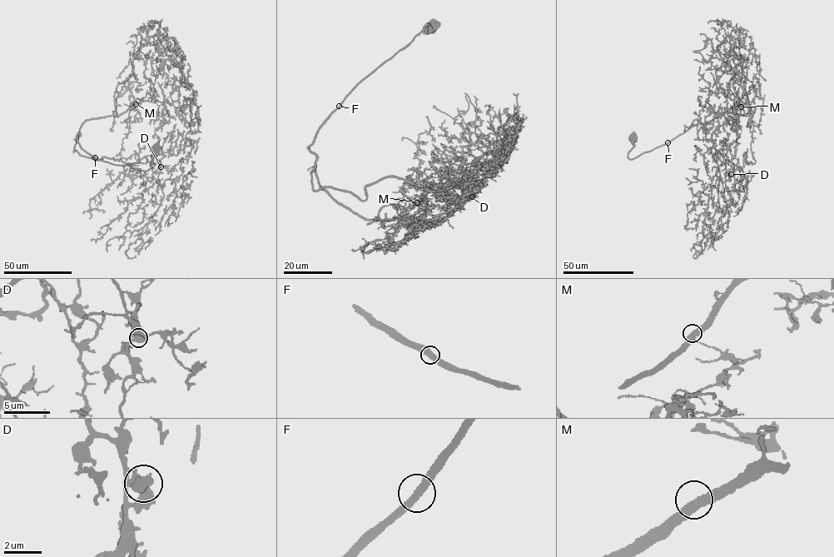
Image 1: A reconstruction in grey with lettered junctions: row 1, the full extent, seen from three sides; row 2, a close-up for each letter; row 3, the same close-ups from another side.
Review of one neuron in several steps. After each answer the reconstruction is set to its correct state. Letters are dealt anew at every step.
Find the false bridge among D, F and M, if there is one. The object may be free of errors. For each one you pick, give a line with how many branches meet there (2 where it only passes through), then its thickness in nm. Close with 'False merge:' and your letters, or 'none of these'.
False merge: none of these

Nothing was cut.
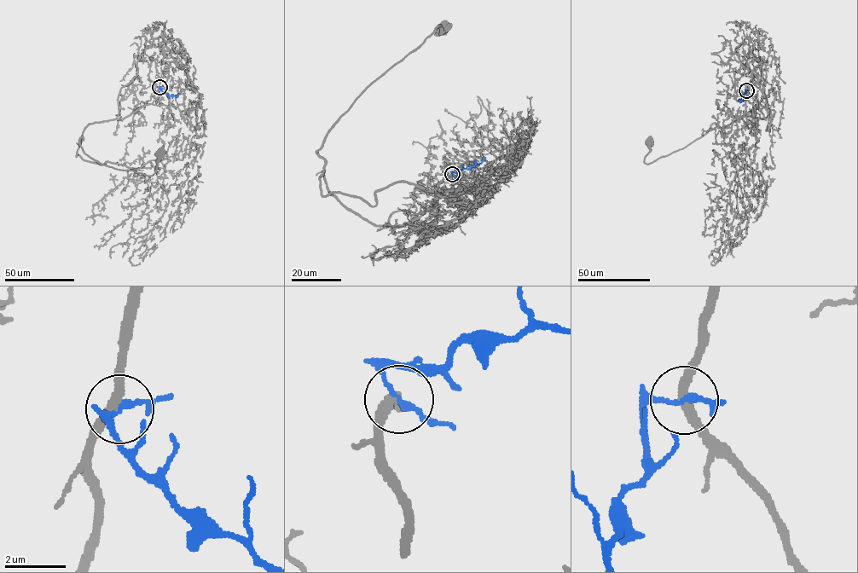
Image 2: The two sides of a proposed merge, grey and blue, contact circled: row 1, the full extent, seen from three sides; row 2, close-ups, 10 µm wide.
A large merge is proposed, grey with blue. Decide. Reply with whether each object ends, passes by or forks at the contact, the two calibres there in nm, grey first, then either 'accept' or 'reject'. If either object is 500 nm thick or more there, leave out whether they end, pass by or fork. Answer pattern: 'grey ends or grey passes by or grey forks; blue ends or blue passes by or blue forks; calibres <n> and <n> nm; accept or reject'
grey passes by; blue passes by; calibres 320 and 160 nm; reject

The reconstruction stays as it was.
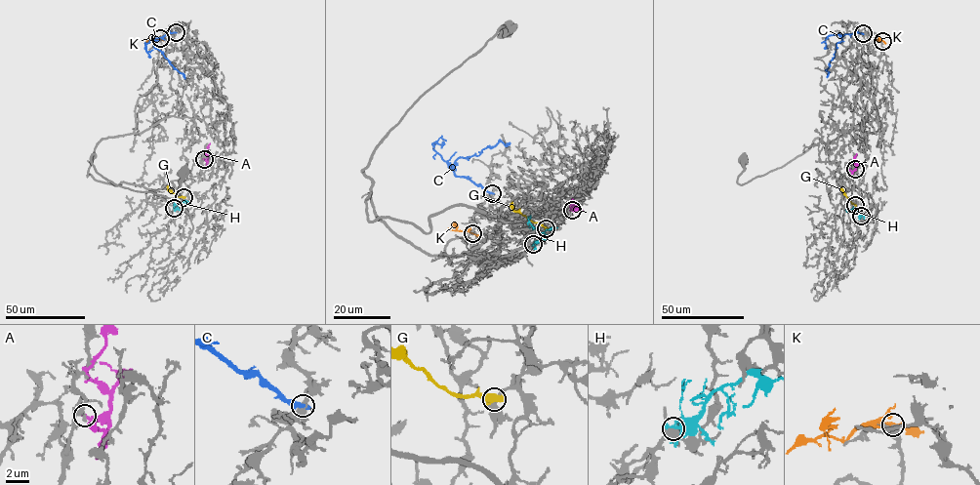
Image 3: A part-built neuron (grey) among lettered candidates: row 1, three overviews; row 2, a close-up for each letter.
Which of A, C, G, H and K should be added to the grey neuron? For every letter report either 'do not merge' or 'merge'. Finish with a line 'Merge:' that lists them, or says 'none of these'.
A: do not merge
C: do not merge
G: do not merge
H: do not merge
K: do not merge
Merge: none of these

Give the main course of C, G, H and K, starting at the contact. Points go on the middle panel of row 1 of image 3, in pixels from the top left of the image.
C: (492, 193), (459, 177), (449, 167), (460, 157), (477, 156), (482, 149), (500, 141), (506, 144), (510, 142)
G: (546, 228), (515, 212), (512, 202)
H: (533, 244), (539, 234), (529, 221), (530, 218), (527, 219)
K: (471, 232), (456, 230), (456, 224)

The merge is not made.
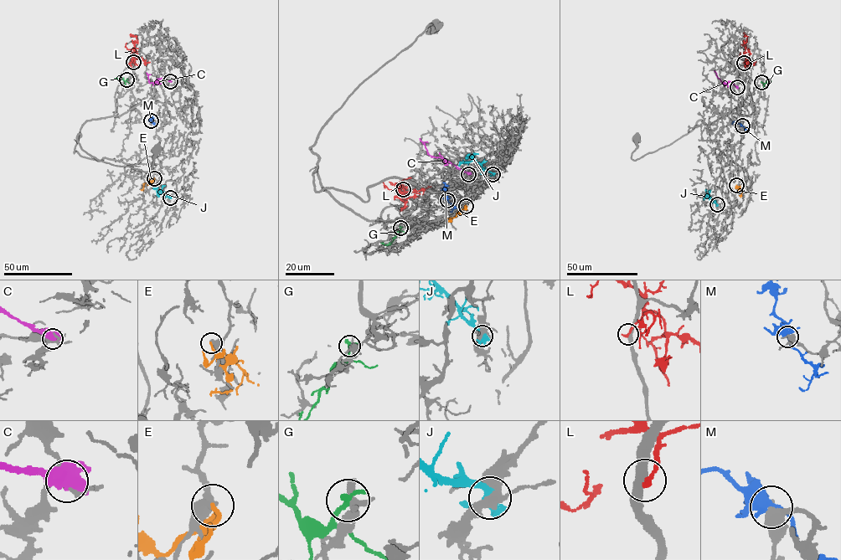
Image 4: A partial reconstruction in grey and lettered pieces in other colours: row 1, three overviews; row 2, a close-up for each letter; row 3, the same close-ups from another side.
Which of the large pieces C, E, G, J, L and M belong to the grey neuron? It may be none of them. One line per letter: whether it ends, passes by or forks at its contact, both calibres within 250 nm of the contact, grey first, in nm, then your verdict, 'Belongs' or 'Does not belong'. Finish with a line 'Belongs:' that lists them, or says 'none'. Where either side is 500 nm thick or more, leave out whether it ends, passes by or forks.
C: Thickness 200 nm (grey) against 600 nm. Does not belong
E: It ends there. Thickness 440 nm (grey) against 200 nm. Does not belong
G: It ends there. Thickness 460 nm (grey) against 320 nm. Does not belong
J: It passes by. Thickness 360 nm (grey) against 400 nm. Does not belong
L: It ends there. Thickness 400 nm (grey) against 240 nm. Does not belong
M: It forks there. Thickness 400 nm (grey) against 360 nm. Does not belong
Belongs: none

